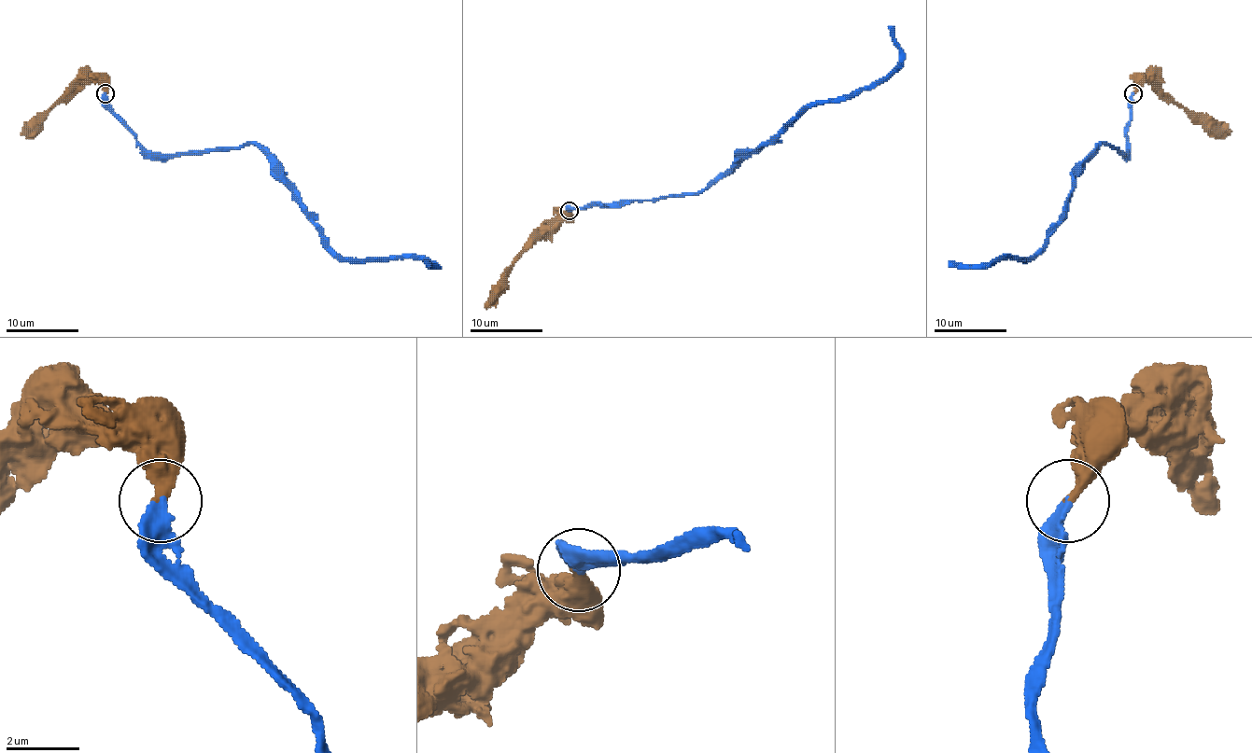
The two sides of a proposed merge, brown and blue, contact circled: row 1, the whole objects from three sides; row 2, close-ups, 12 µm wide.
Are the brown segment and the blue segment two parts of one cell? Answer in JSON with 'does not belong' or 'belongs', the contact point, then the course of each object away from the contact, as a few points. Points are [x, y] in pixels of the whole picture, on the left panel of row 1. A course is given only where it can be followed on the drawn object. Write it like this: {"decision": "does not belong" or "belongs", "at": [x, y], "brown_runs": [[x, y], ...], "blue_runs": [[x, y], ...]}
{"decision": "belongs", "at": [105, 93], "brown_runs": [[105, 92], [96, 82], [80, 82], [22, 131]], "blue_runs": [[105, 92], [107, 107], [147, 151], [194, 154], [254, 144], [343, 257], [425, 257], [435, 267], [425, 261]]}

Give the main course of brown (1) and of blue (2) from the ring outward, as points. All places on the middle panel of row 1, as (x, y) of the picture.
1: (569, 211), (544, 230), (513, 263), (506, 278), (506, 287), (486, 309)
2: (569, 211), (698, 195), (745, 151), (766, 144), (807, 109), (874, 88), (897, 64), (899, 47), (889, 26)

